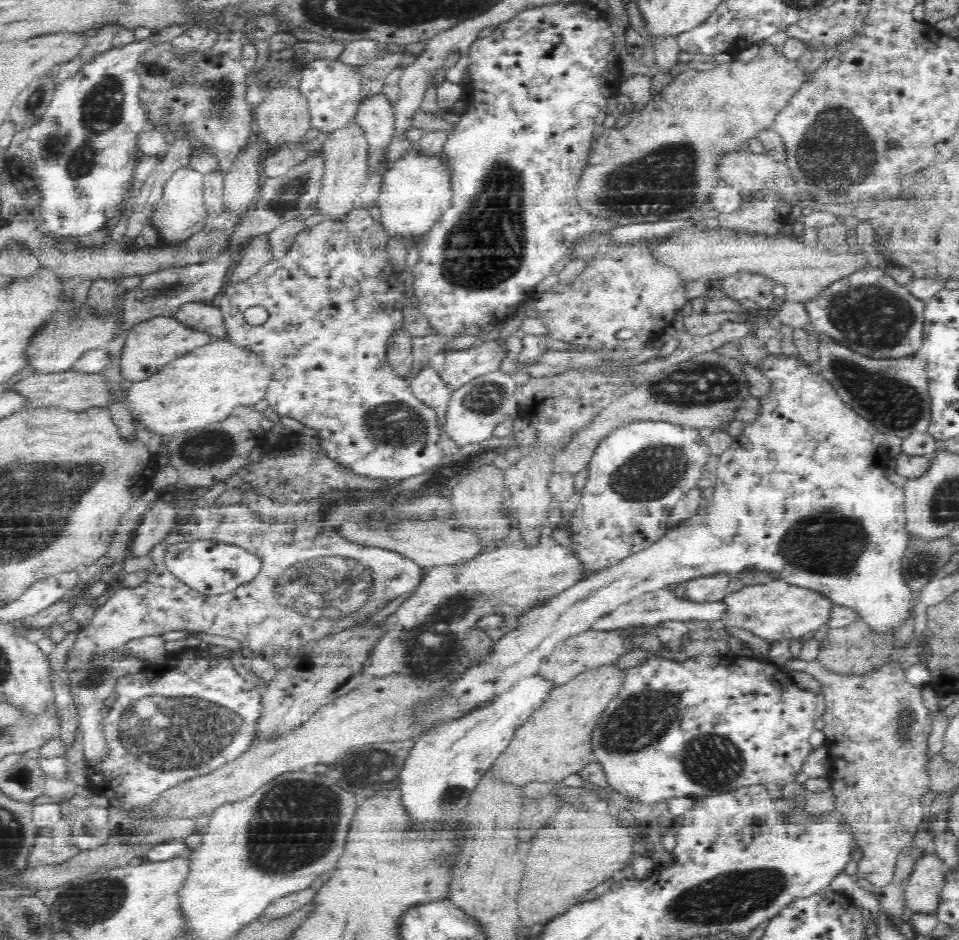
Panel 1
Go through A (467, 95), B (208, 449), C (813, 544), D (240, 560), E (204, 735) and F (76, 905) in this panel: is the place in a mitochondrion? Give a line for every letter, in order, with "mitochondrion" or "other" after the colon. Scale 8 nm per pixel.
A: other
B: mitochondrion
C: mitochondrion
D: other
E: mitochondrion
F: mitochondrion

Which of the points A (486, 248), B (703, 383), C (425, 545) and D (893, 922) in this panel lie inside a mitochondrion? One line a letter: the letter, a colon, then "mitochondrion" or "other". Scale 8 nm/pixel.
A: mitochondrion
B: mitochondrion
C: other
D: other

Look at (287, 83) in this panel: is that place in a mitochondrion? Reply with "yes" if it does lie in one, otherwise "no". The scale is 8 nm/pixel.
no

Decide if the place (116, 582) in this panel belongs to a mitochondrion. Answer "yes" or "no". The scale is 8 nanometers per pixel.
no

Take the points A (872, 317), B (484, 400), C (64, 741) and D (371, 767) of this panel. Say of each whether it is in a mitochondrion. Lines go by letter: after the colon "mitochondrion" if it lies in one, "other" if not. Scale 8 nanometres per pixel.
A: mitochondrion
B: mitochondrion
C: other
D: mitochondrion

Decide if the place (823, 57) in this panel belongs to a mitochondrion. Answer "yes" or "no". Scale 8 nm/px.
no

